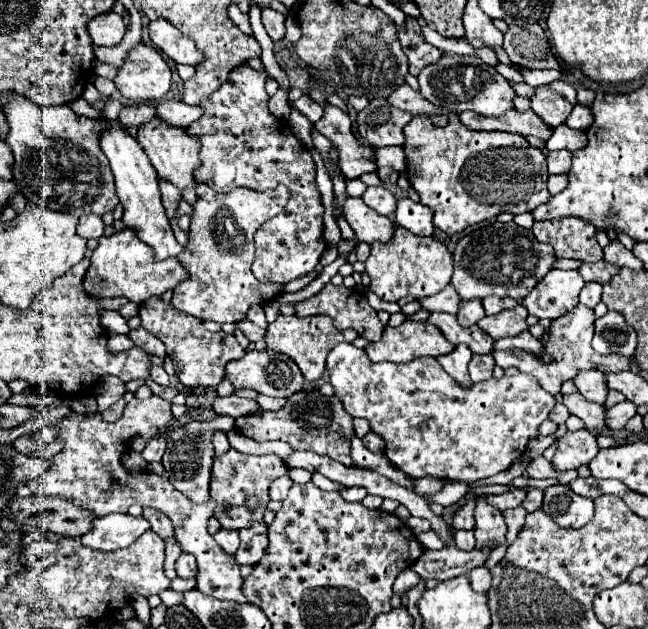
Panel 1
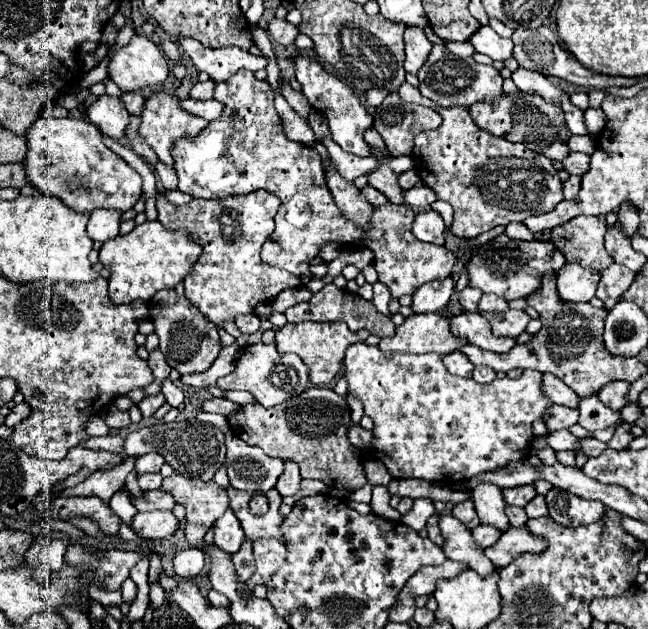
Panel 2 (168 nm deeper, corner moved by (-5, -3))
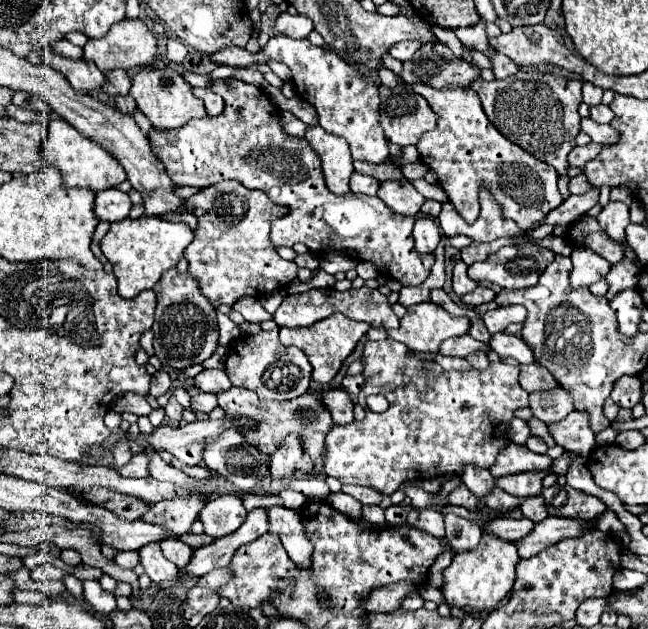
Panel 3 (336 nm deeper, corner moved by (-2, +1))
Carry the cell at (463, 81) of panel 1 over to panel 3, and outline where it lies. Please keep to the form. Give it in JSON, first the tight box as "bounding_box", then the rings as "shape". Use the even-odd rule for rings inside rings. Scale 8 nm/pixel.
{"bounding_box":[401,44,479,88],"shape":[[[427,44],[413,54],[411,62],[403,62],[401,80],[405,84],[429,84],[433,88],[447,88],[451,84],[467,88],[479,72],[465,60],[453,56],[445,44]]]}

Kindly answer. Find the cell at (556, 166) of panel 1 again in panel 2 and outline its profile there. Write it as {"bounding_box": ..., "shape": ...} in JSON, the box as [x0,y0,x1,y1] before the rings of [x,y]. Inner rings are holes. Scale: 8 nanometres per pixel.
{"bounding_box":[562,152,590,176],"shape":[[[570,152],[564,160],[562,160],[562,166],[568,174],[578,174],[582,176],[586,170],[588,170],[588,162],[590,162],[590,156],[588,154],[580,154],[580,152]]]}

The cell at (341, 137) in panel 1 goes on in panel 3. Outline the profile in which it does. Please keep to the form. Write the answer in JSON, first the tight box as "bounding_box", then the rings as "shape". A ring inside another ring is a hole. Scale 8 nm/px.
{"bounding_box":[377,182,425,216],"shape":[[[381,182],[377,194],[393,212],[417,216],[425,198],[409,182]]]}

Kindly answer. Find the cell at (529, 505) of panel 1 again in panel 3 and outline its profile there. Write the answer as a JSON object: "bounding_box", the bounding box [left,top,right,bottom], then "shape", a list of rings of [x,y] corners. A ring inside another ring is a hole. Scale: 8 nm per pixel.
{"bounding_box":[521,496,549,522],"shape":[[[541,496],[525,498],[523,504],[521,504],[521,512],[523,512],[525,518],[529,518],[533,522],[541,522],[541,520],[545,520],[549,516],[547,508],[545,508],[545,502],[541,500]]]}

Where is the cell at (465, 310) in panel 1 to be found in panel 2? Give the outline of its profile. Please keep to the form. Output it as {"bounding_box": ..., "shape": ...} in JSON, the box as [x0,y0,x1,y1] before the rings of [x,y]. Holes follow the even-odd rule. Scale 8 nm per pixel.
{"bounding_box":[460,288,482,312],"shape":[[[464,288],[460,294],[460,304],[464,308],[464,312],[478,312],[478,302],[480,302],[482,292],[478,288]]]}

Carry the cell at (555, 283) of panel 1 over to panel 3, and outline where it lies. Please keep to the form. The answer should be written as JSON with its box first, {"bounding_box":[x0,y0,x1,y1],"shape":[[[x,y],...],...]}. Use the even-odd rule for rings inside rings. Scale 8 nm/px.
{"bounding_box":[571,246,611,288],"shape":[[[585,246],[573,248],[571,260],[573,260],[571,284],[577,288],[591,286],[593,282],[599,282],[611,270],[611,264],[603,256],[599,256],[595,250],[585,248]]]}

